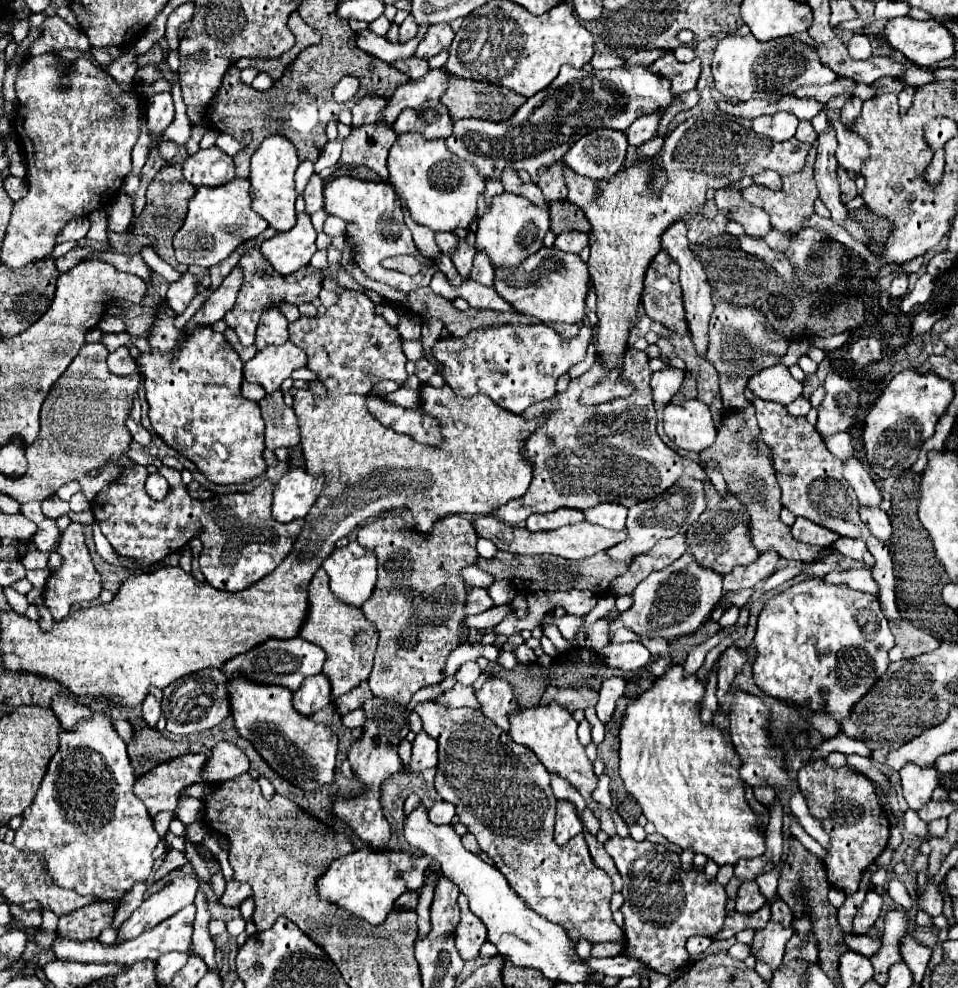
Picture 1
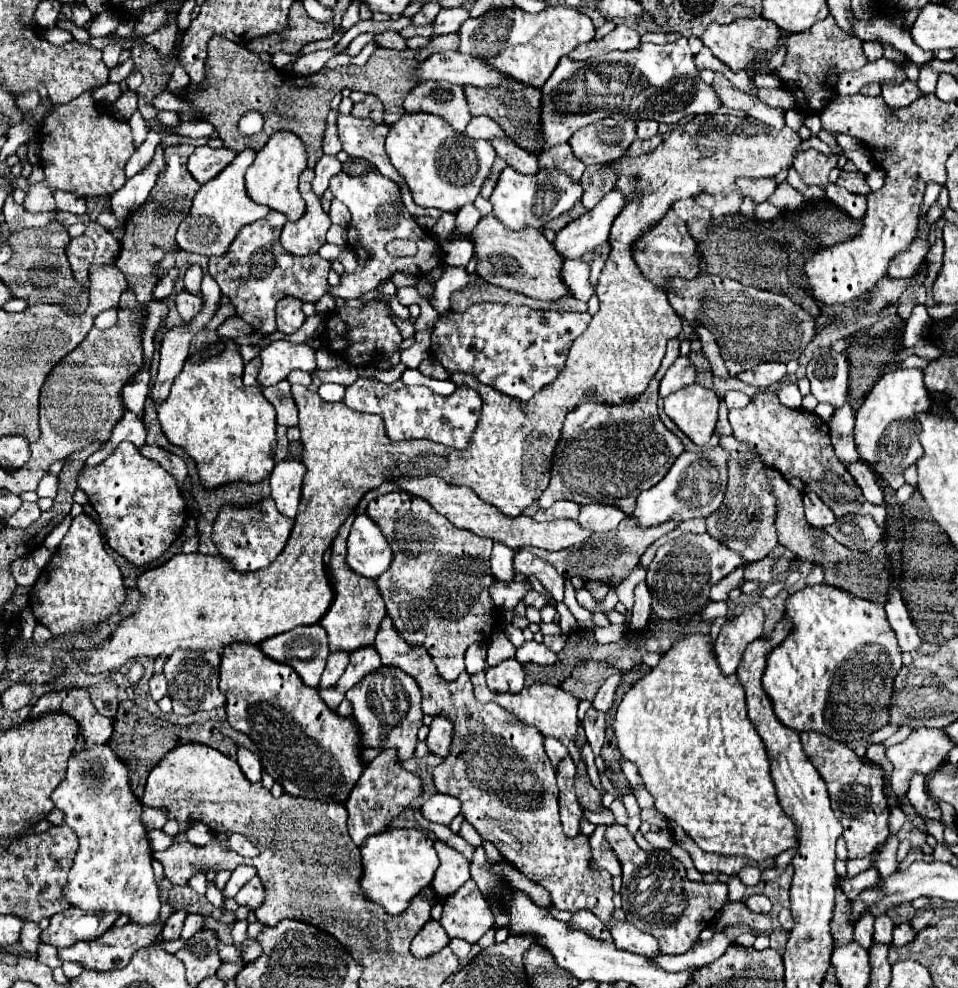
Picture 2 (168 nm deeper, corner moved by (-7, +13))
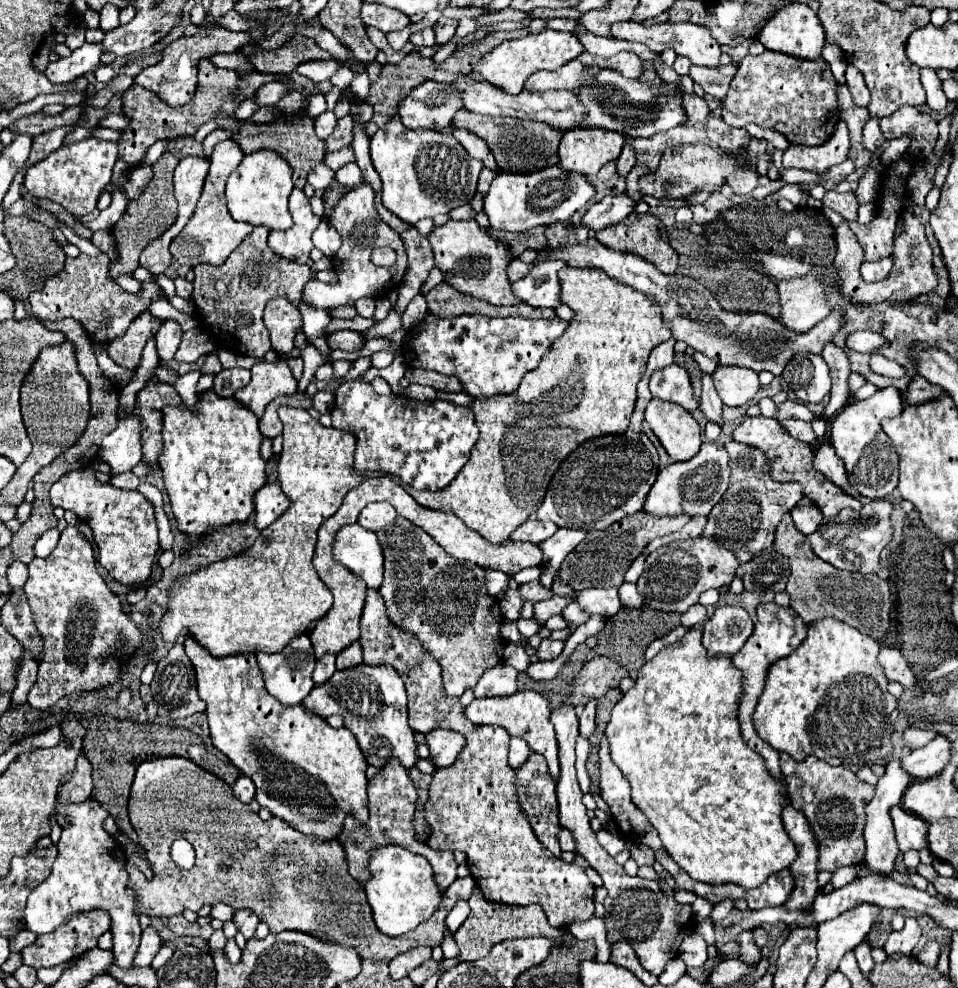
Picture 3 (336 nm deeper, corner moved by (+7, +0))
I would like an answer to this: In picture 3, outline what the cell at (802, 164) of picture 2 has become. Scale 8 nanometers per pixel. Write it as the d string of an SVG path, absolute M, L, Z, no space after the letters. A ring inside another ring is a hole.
M838 121L836 131L830 141L818 147L788 147L782 157L782 167L804 167L816 173L824 173L830 165L842 163L848 157L850 141L848 141L848 127L844 121Z

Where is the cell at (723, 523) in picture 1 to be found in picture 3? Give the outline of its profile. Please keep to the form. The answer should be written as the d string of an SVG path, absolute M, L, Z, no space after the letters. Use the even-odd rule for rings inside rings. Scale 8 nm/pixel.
M728 441L724 447L730 455L730 485L722 501L708 515L702 537L712 537L718 543L724 543L724 547L732 549L736 559L740 559L740 565L744 565L772 547L774 531L782 515L802 499L802 487L798 483L772 481L766 469L766 459L758 449L738 441Z

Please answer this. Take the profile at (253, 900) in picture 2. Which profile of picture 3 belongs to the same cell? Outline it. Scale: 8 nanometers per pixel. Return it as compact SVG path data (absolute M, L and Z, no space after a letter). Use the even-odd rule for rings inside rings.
M236 909L234 913L234 925L238 927L238 931L246 937L246 939L252 939L254 931L256 931L256 925L258 925L258 917L254 911L248 911L248 909Z

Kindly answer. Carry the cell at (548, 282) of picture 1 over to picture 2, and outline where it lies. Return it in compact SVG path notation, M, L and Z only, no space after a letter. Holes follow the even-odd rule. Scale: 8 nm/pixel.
M490 212L488 216L480 218L474 232L470 234L470 240L474 244L474 256L478 258L476 274L484 282L500 286L504 290L514 290L544 302L554 302L558 298L570 296L568 288L560 280L560 268L564 260L554 250L554 246L542 236L540 230L534 230L534 228L510 230Z

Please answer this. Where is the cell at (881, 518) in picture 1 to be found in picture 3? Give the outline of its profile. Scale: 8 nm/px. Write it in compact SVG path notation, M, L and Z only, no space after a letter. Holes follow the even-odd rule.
M824 441L822 445L816 447L816 455L814 455L814 467L824 473L832 483L836 483L836 487L844 489L844 493L848 493L848 477L846 477L846 469L842 459L834 453L834 447Z

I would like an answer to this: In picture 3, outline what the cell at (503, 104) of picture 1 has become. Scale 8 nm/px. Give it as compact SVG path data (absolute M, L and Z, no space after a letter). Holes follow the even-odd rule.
M460 109L452 121L454 127L464 127L478 135L480 139L486 141L490 147L498 167L506 173L532 173L540 171L544 167L558 165L558 143L560 143L560 133L554 131L550 125L540 123L540 121L524 121L511 117L490 117L490 115L480 115Z

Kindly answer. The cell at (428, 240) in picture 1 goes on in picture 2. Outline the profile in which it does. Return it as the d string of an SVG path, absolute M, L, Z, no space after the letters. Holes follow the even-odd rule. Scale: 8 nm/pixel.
M338 116L338 134L342 138L344 152L352 158L362 158L376 166L386 178L392 178L396 184L402 184L404 178L394 170L390 158L384 150L384 138L388 134L386 124L374 124L370 120L354 116Z

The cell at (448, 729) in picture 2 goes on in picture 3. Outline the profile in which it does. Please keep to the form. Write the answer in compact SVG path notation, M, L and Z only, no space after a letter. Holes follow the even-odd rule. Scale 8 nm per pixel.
M432 729L426 733L426 745L430 749L430 761L436 765L436 769L448 767L460 753L464 735L448 729Z

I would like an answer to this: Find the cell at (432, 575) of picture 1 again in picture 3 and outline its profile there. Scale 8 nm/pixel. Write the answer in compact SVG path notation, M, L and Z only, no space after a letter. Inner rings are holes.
M370 503L362 509L358 523L376 533L382 551L384 551L384 581L380 585L380 595L386 603L388 617L396 627L416 635L422 647L440 663L442 667L442 685L448 695L460 697L466 687L474 687L482 673L490 667L496 667L502 661L504 653L504 639L500 637L498 629L502 623L500 603L498 599L490 597L484 587L484 569L480 565L458 561L450 557L434 539L412 521L398 515L398 511L388 503Z

